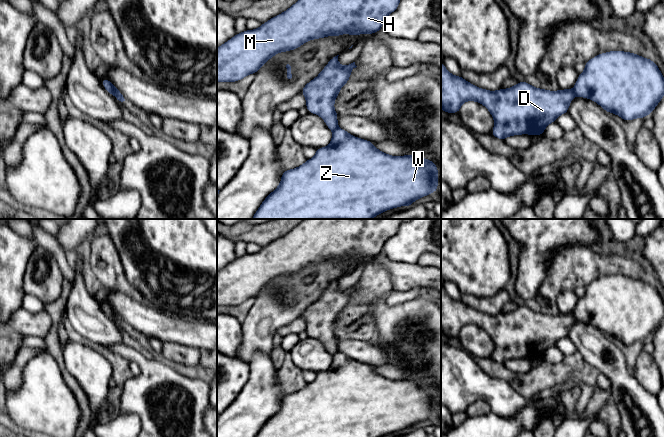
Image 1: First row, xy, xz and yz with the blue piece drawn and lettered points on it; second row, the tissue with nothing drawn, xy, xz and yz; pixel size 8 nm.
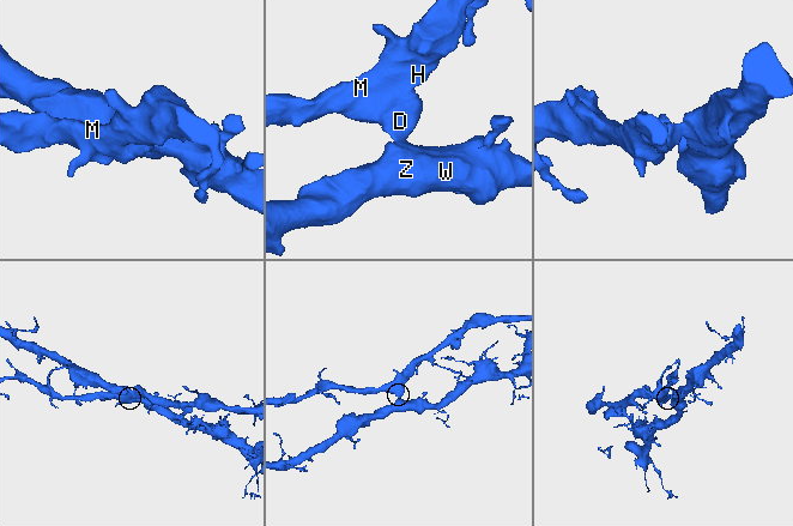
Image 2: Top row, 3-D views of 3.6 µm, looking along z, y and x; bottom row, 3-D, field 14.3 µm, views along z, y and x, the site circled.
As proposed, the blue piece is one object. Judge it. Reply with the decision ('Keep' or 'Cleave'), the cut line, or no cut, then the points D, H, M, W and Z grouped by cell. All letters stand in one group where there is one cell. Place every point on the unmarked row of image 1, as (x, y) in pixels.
Cleave. Split along xy (112, 310), (114, 318). Groups: D H M / W Z

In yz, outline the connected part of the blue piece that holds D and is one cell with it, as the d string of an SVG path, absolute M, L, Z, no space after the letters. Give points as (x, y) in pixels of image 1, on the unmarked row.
M441 285L441 334L449 337L459 337L461 329L466 325L476 325L484 329L491 337L495 349L491 358L503 364L508 360L529 358L543 359L545 352L556 343L568 337L574 314L560 313L559 315L535 312L522 305L515 310L497 315L489 315L474 310L462 300L452 299Z

